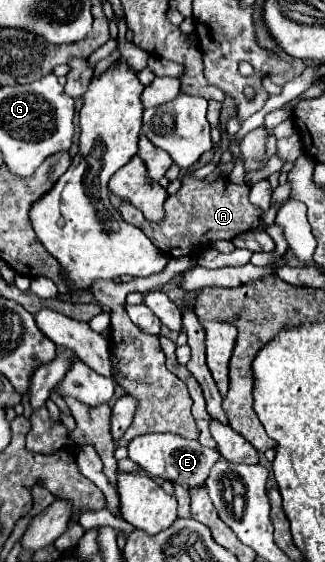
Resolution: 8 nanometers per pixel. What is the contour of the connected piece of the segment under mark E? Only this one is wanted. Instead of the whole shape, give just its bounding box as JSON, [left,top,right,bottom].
[128,433,220,489]

